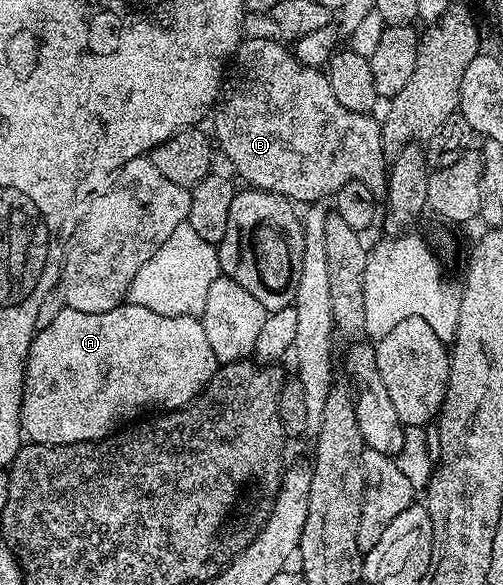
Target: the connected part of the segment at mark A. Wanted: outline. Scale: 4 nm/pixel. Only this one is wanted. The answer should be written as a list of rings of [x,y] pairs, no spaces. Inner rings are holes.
[[[128,302],[120,304],[115,310],[107,310],[103,314],[87,314],[66,307],[62,307],[60,311],[55,313],[49,321],[46,319],[36,329],[29,347],[29,357],[25,363],[25,393],[21,403],[21,431],[34,444],[74,444],[84,440],[103,440],[106,436],[112,436],[122,426],[128,425],[134,418],[140,417],[144,413],[141,412],[144,408],[157,408],[153,410],[185,408],[203,391],[207,382],[211,382],[211,378],[219,367],[219,362],[215,358],[215,350],[211,350],[211,345],[207,342],[207,330],[203,330],[198,317],[160,316],[155,314],[155,310],[147,310],[147,306]]]

